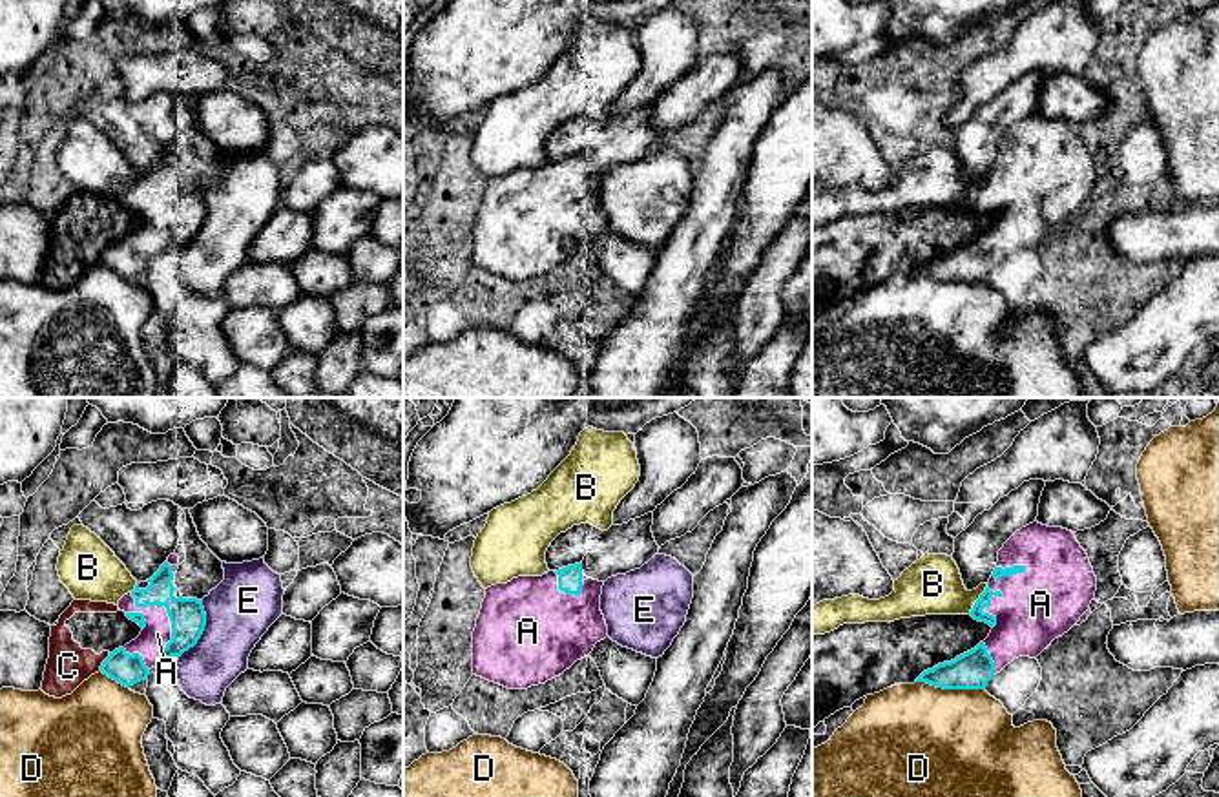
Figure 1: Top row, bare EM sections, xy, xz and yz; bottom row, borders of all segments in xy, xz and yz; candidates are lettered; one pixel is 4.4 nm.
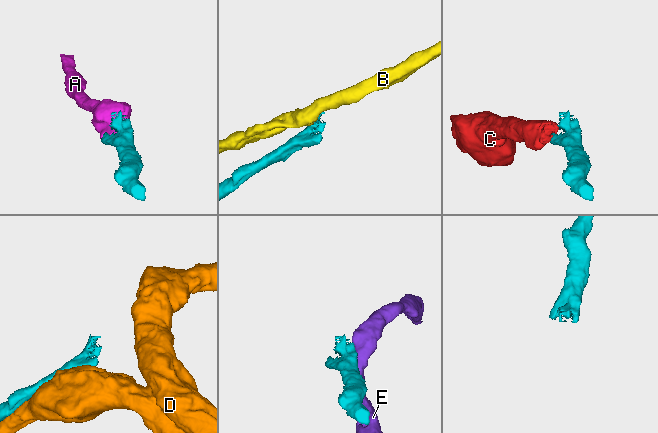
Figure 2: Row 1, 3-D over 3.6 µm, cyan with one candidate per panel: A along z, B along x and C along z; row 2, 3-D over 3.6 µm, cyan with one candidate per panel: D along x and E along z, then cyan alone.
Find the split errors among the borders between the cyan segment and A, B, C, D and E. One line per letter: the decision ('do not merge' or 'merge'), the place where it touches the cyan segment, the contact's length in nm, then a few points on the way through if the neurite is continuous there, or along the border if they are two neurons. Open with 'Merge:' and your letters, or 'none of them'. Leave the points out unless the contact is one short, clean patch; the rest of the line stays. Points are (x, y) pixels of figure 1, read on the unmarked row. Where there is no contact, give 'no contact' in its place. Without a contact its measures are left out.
Merge: A
A: merge; meets cyan in xy at (166, 203); contact 320 nm long
B: do not merge; meets cyan in yz at (979, 190); contact 160 nm long; border along yz (988, 175), (968, 205)
C: do not merge; meets cyan in xy at (103, 254); contact 90 nm long; border along xy (110, 245), (99, 261)
D: do not merge; meets cyan in yz at (951, 279); contact 300 nm long
E: do not merge; meets cyan in xy at (203, 221); contact 280 nm long

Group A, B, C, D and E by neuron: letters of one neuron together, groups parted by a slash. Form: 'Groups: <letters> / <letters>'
Groups: A / B / C / D / E

